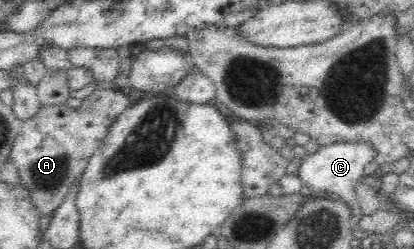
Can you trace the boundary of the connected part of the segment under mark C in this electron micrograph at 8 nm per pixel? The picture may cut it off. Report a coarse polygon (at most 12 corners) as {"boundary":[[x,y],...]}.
{"boundary":[[369,142],[321,146],[303,157],[301,185],[335,193],[349,207],[355,184],[373,162]]}

